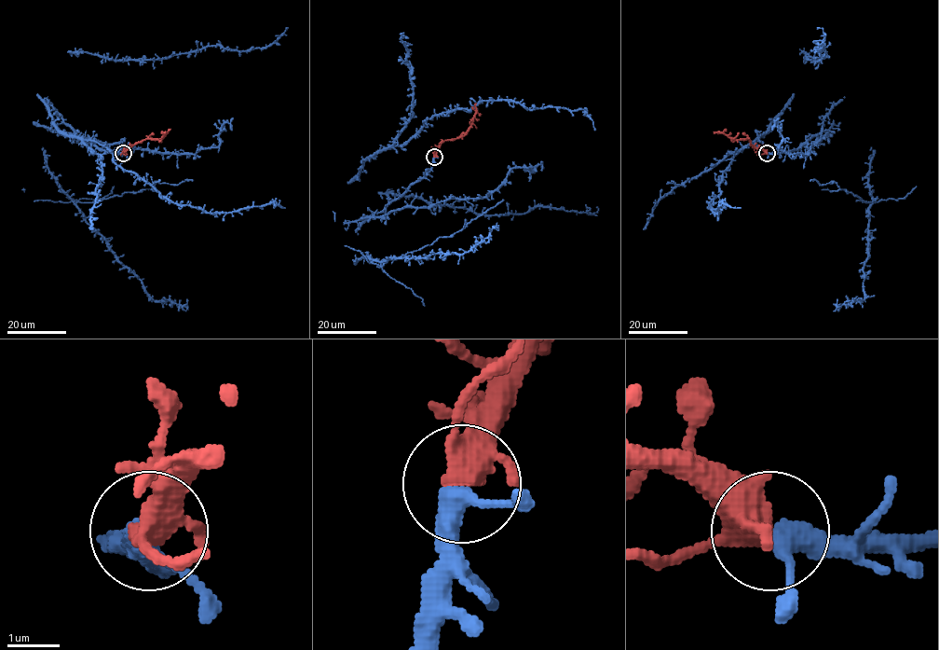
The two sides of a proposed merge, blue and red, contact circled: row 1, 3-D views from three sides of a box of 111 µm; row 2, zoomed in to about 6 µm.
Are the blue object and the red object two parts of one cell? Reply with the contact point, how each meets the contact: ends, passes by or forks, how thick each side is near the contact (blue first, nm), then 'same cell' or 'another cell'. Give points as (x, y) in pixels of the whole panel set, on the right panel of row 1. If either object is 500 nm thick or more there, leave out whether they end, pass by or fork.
(767, 153) | blue passes by | red forks | 360/360 nm | same cell

